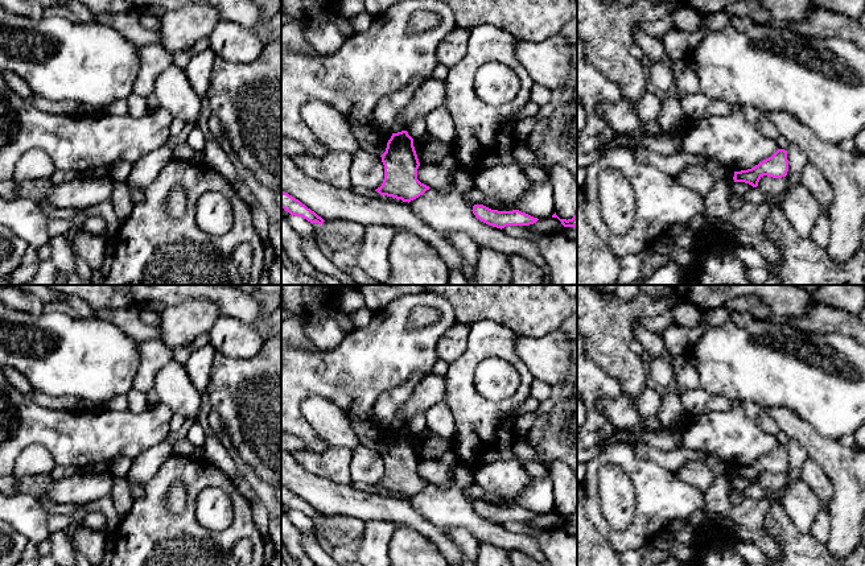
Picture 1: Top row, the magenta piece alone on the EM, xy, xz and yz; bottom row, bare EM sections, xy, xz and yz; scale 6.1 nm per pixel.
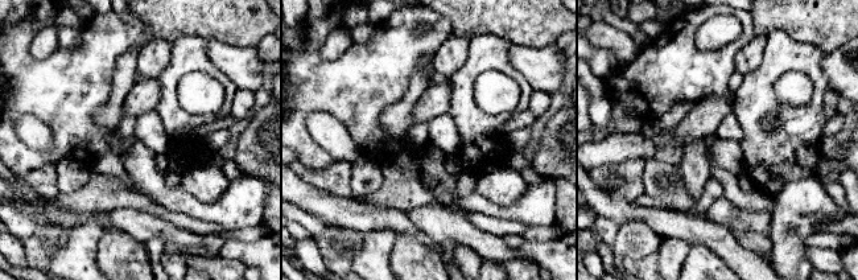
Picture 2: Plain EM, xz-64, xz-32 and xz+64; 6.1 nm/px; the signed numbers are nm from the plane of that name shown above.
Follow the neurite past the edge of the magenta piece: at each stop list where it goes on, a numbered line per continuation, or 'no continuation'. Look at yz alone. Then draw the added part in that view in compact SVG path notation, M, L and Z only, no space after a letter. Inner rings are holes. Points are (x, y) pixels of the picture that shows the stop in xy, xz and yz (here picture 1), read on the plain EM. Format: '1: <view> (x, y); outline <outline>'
no continuation

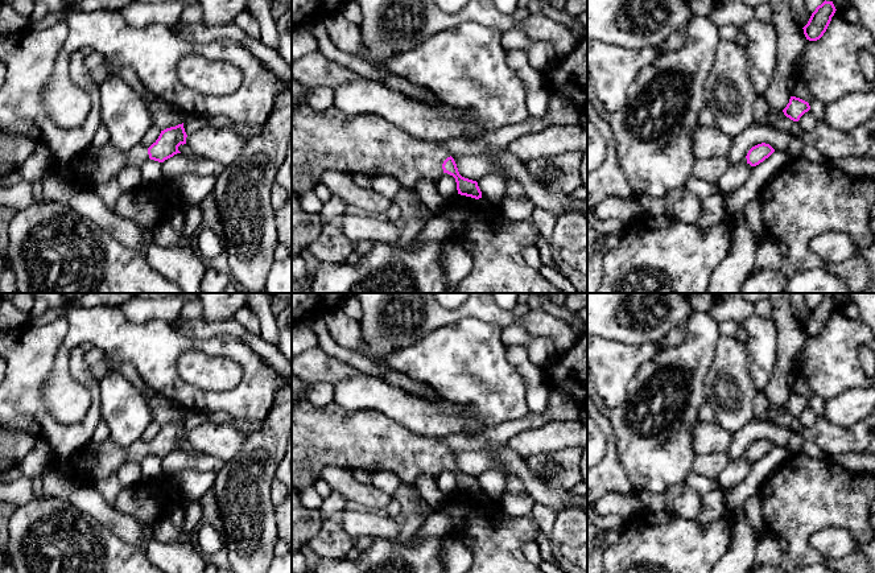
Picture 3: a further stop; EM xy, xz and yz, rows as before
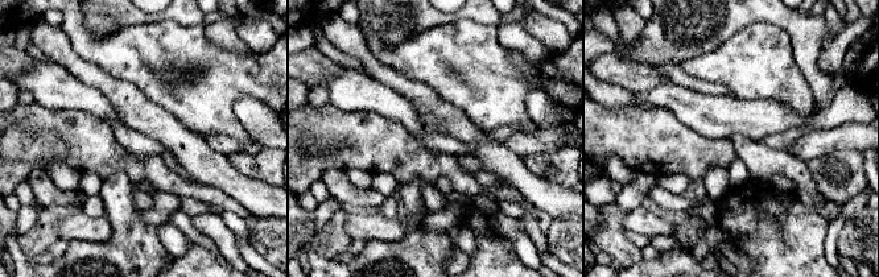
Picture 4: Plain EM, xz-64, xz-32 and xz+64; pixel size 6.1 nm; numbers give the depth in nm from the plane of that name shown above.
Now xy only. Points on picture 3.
1: xy (94, 462); outline M111 438L96 445L87 445L69 459L55 457L53 463L73 479L94 485L110 477L125 462L141 462L149 455L148 442L137 440L129 446L120 446Z

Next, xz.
1: xz (330, 436); outline M306 400L292 403L292 485L297 490L315 485L326 466L347 470L364 469L371 473L392 471L403 483L413 485L421 474L437 478L443 471L442 459L450 452L437 437L414 434L379 411L347 411L335 401L322 408Z

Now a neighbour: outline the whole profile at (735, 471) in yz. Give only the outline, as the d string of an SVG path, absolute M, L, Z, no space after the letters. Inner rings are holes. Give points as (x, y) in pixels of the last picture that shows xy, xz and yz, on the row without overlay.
M744 458L736 461L730 459L726 469L715 479L718 489L725 491L740 483L751 471L752 463L754 462Z

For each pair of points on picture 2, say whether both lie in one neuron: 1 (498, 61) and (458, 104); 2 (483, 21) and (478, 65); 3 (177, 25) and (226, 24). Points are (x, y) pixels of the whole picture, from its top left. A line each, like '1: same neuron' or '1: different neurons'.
1: same neuron
2: different neurons
3: same neuron

